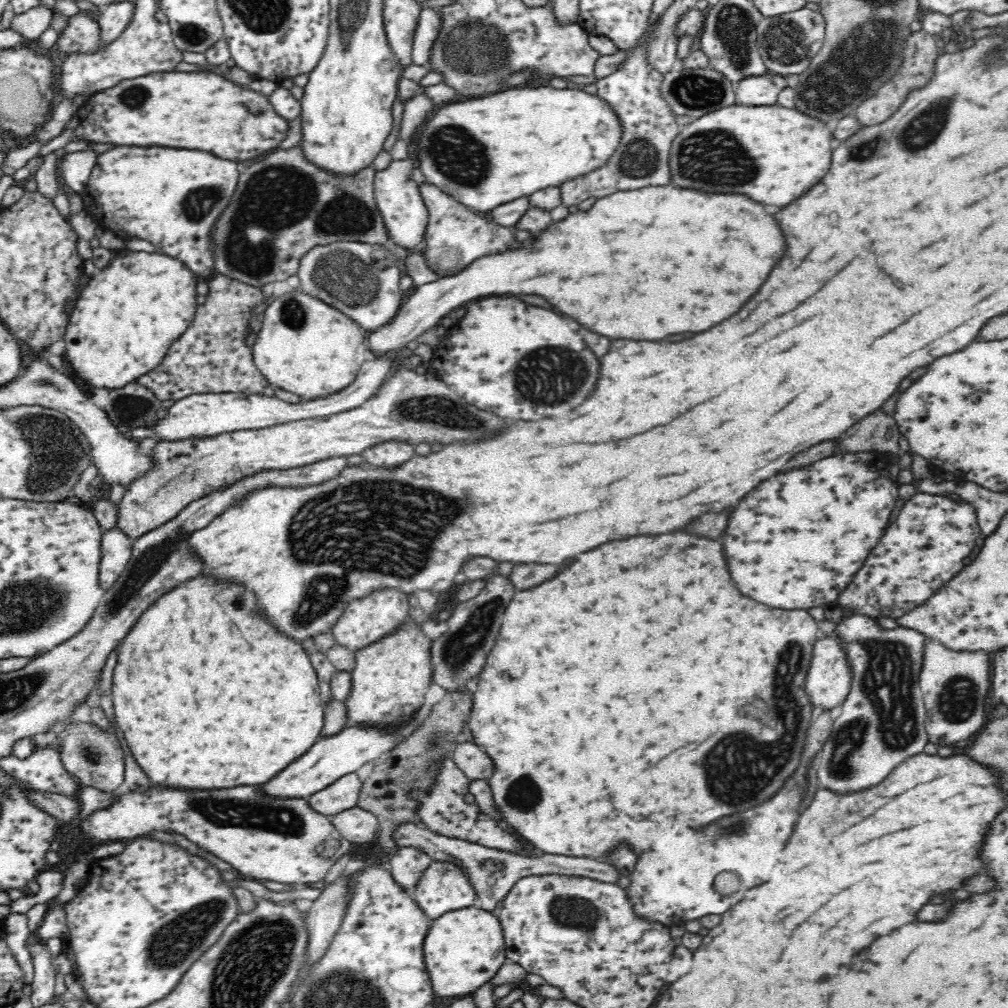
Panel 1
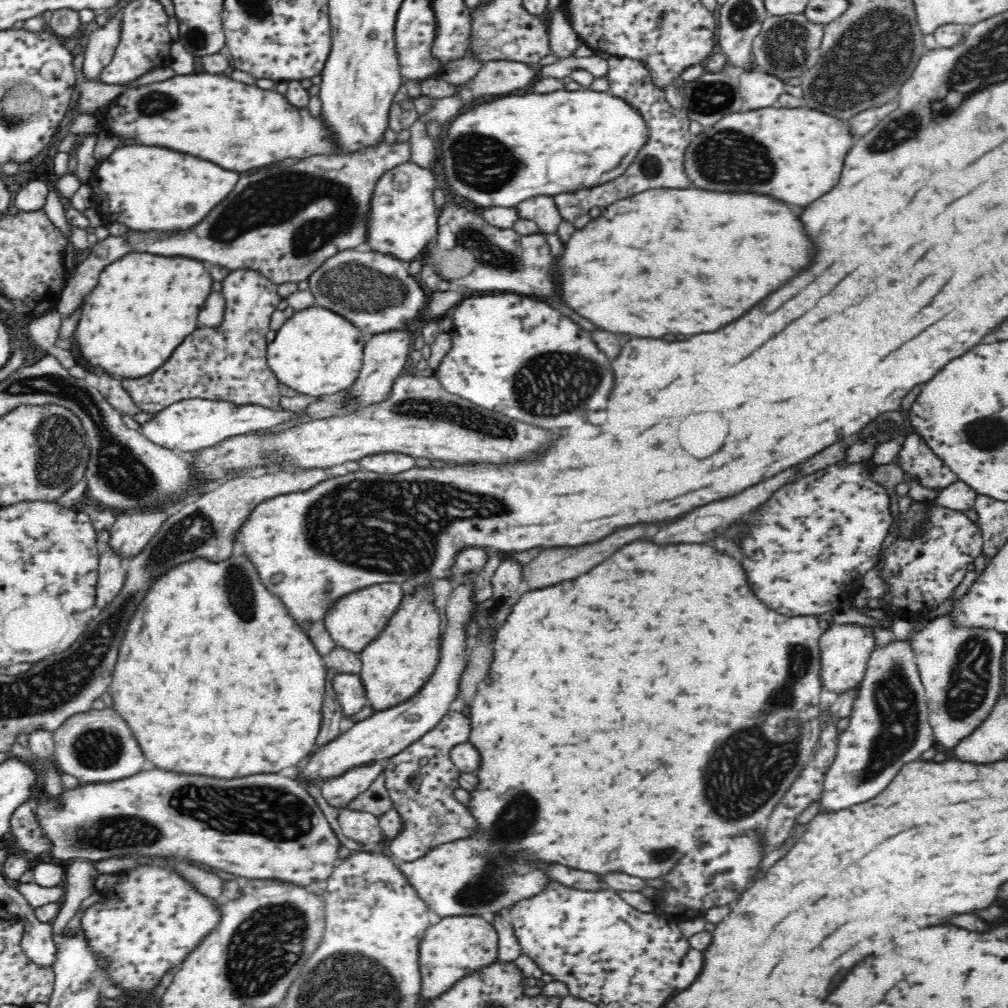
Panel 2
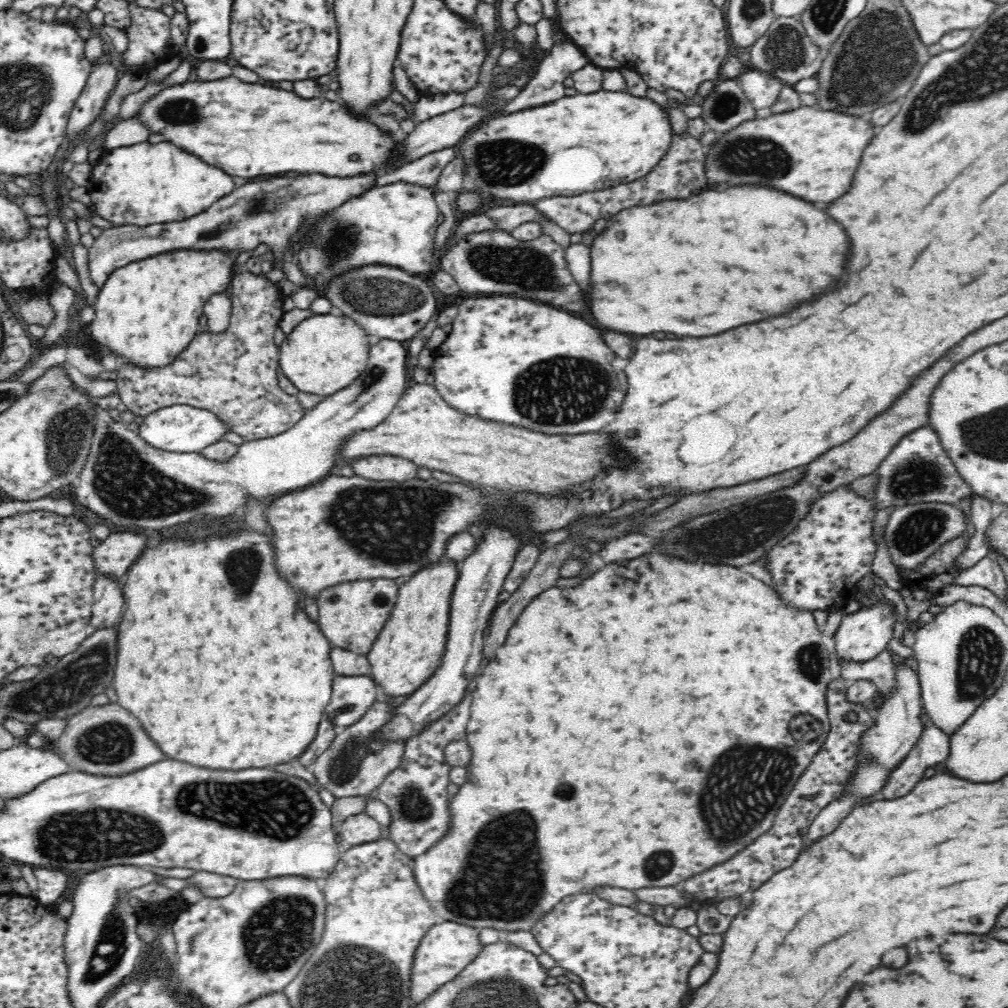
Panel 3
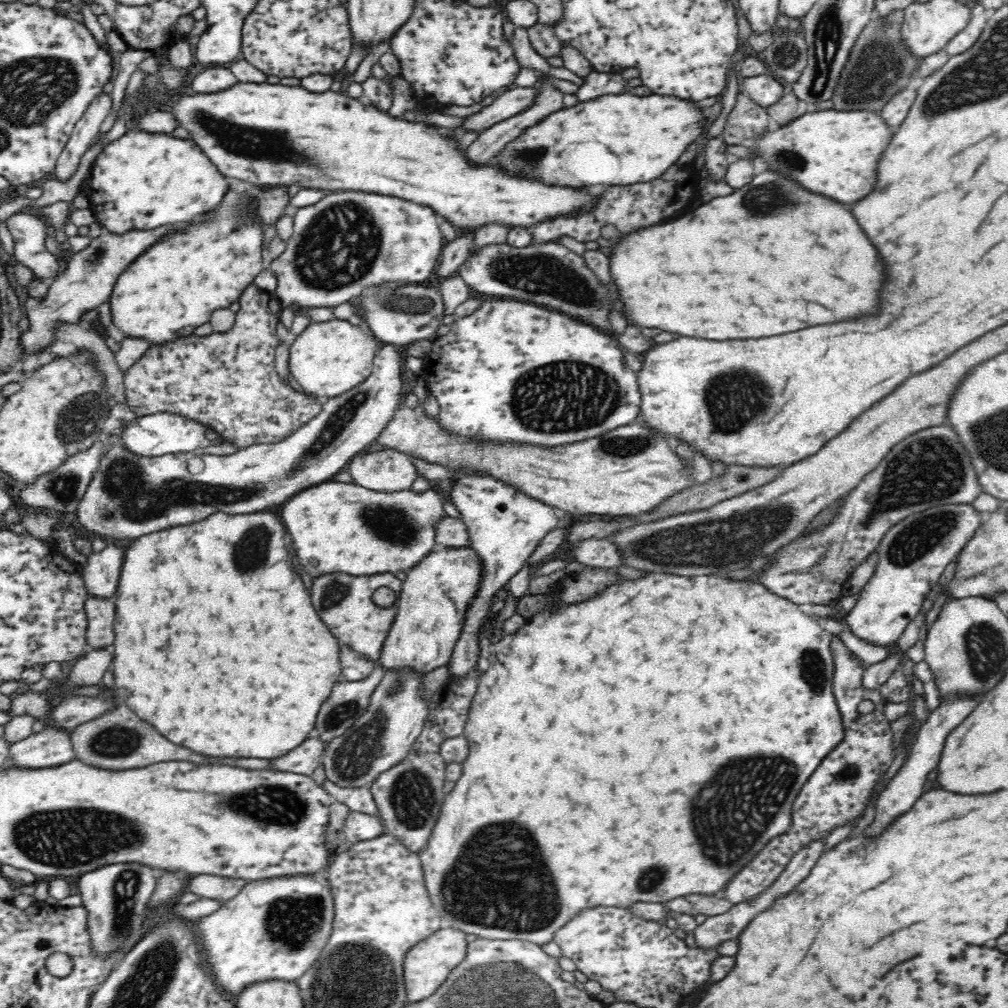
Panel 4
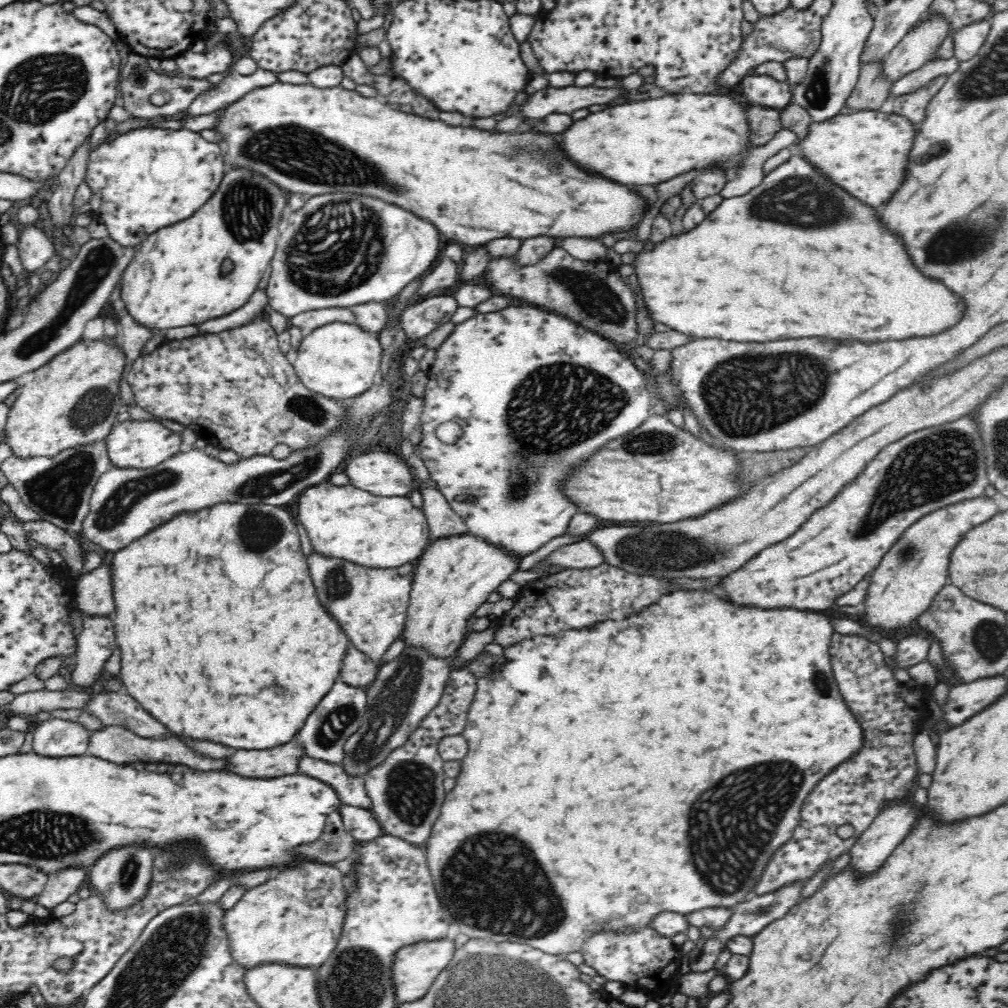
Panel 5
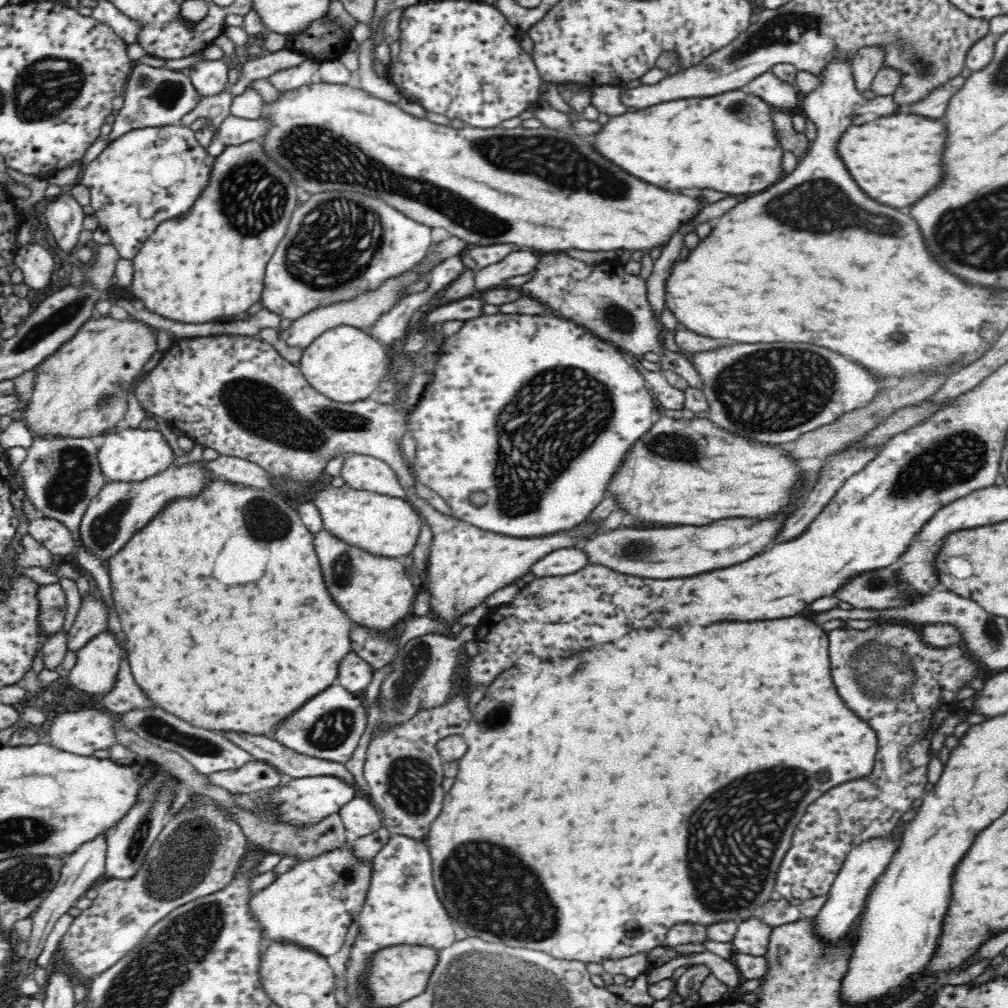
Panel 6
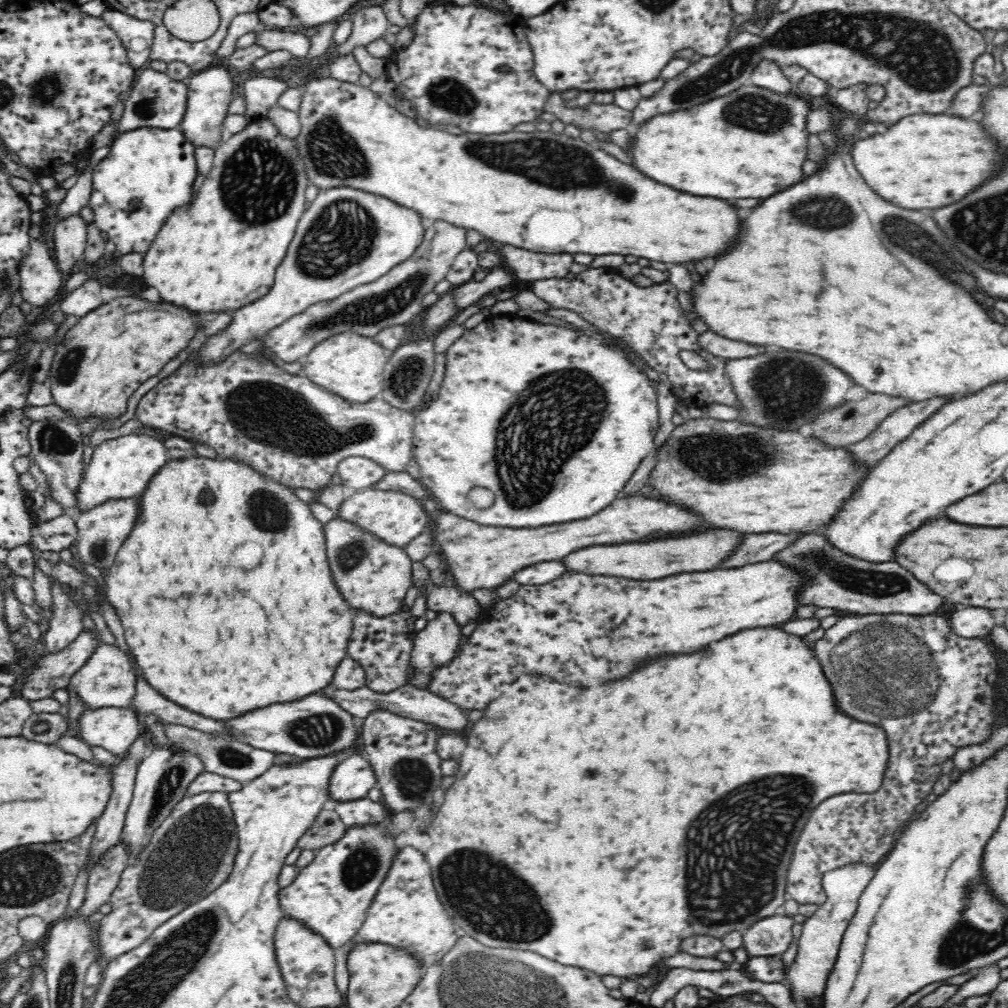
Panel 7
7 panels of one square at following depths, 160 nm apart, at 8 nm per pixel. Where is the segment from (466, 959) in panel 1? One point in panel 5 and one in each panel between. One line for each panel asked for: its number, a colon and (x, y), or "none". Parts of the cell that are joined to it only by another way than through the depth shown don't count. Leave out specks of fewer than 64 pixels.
2: (455, 946)
3: (449, 947)
4: (426, 966)
5: (414, 968)

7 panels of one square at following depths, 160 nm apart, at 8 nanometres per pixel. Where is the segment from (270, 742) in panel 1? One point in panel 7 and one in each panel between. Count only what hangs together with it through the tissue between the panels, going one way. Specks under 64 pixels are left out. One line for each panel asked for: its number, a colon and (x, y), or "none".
2: (214, 677)
3: (219, 682)
4: (248, 660)
5: (250, 651)
6: (248, 627)
7: (276, 633)

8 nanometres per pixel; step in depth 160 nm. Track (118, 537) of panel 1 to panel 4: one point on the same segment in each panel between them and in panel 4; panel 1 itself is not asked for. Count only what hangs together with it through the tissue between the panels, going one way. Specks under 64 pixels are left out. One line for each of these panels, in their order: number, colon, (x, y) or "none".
2: (112, 573)
3: (108, 604)
4: (100, 614)

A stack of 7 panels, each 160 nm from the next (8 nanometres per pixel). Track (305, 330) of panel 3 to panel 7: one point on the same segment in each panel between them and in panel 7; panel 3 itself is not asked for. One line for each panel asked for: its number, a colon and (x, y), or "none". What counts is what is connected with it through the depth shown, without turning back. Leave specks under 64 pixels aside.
4: (330, 358)
5: (338, 360)
6: (346, 364)
7: (352, 366)

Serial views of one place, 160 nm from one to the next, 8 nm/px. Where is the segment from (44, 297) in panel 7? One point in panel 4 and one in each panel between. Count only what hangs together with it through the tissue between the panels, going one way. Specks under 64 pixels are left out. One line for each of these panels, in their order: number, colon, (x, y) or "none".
4: (29, 230)
5: (34, 248)
6: (38, 266)

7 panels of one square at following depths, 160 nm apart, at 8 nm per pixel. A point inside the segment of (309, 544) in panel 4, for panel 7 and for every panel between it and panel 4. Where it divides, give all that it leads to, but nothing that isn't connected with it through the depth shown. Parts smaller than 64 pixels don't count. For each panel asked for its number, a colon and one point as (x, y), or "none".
5: (384, 532)
6: (387, 525)
7: (397, 518)

